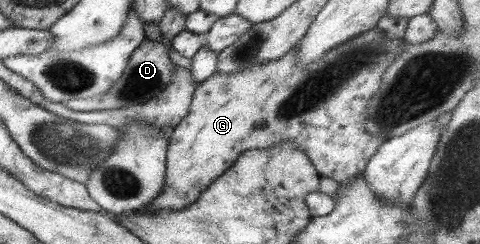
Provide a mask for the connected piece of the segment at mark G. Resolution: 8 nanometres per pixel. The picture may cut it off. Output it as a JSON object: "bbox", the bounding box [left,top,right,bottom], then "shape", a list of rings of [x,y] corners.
{"bbox":[141,26,403,213],"shape":[[[377,26],[369,29],[369,31],[356,35],[354,38],[349,38],[345,43],[341,43],[337,47],[333,47],[331,51],[325,51],[321,57],[313,59],[306,64],[302,64],[295,55],[295,48],[287,51],[285,55],[273,61],[261,62],[260,64],[253,64],[252,66],[241,68],[233,73],[219,73],[213,72],[208,79],[196,85],[193,92],[192,102],[189,106],[187,115],[175,126],[170,132],[168,139],[168,146],[166,147],[166,170],[165,179],[163,181],[163,188],[161,193],[141,212],[157,213],[159,210],[180,210],[190,203],[195,203],[195,200],[201,195],[201,192],[206,191],[206,188],[217,179],[228,167],[233,165],[233,162],[238,158],[238,155],[247,150],[266,149],[278,145],[282,141],[290,141],[296,149],[298,149],[315,168],[317,175],[320,177],[329,177],[333,181],[344,182],[348,179],[353,179],[355,175],[361,174],[369,158],[377,151],[377,148],[384,142],[381,138],[374,138],[369,135],[364,128],[364,115],[366,107],[369,105],[369,100],[377,93],[381,85],[382,75],[388,69],[389,64],[393,60],[397,60],[397,56],[403,52],[403,39],[393,39],[387,37]]]}

